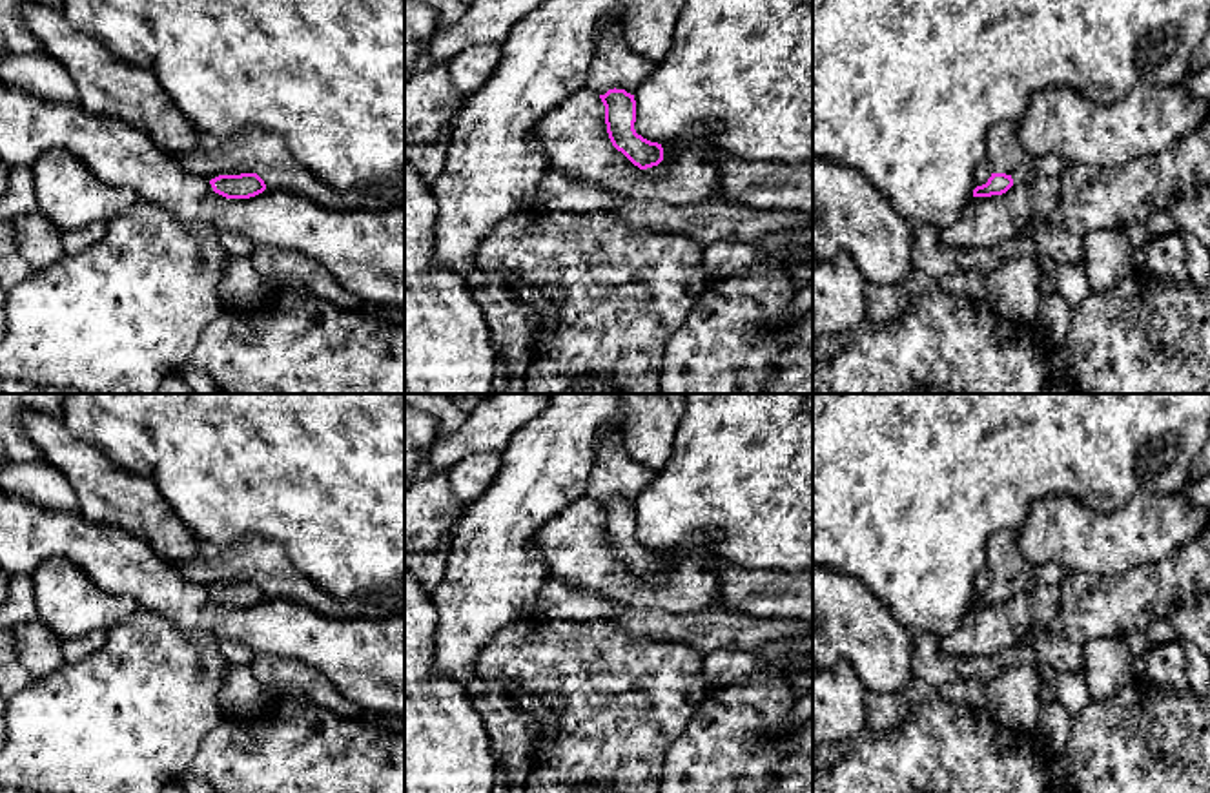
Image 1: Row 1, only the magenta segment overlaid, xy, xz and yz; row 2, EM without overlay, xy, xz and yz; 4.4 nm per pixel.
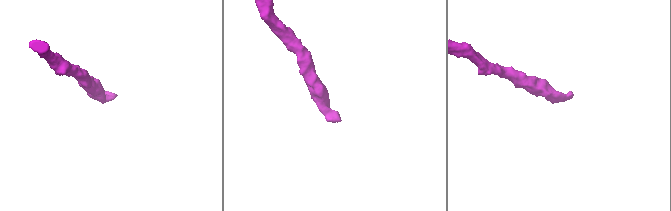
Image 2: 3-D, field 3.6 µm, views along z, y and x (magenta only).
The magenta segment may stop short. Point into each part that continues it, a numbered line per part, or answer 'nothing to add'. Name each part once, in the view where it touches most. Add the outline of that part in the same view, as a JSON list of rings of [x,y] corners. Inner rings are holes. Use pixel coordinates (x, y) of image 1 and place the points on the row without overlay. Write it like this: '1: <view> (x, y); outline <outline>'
1: yz (1028, 580); outline [[[1057,563],[1030,565],[1011,580],[1011,587],[1013,592],[1020,591],[1030,594],[1039,585],[1061,585],[1068,574],[1070,571]]]

